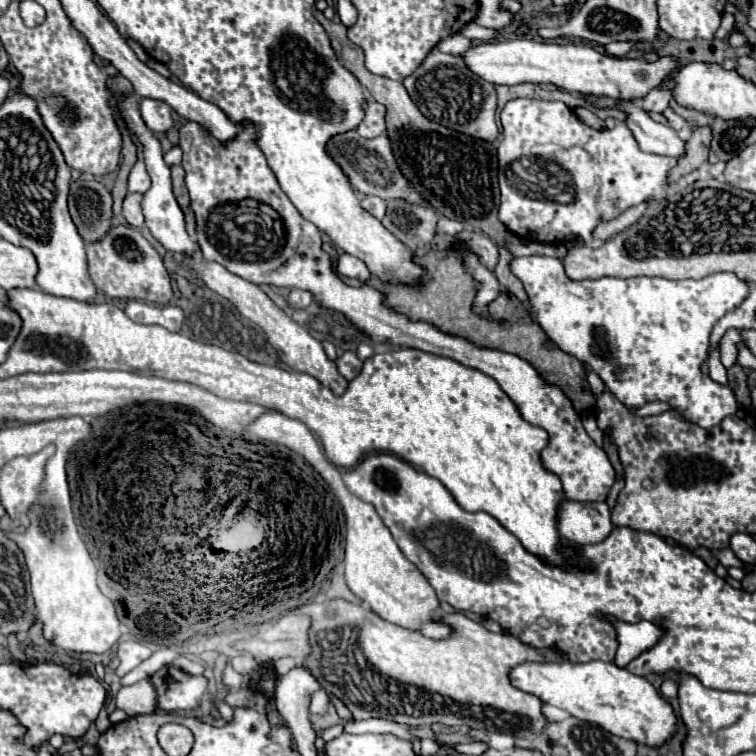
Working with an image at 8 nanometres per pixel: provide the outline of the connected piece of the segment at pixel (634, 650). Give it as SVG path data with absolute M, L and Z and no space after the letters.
M604 615L610 623L614 623L616 629L616 639L618 639L618 649L614 663L616 667L626 669L630 661L634 661L638 655L650 651L666 633L662 625L656 625L652 621L640 621L640 623L624 623L614 619L612 615Z

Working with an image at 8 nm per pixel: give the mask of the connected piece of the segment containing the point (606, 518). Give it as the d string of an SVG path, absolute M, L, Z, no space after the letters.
M566 501L558 511L558 531L564 539L578 545L604 541L612 531L610 507L606 503Z

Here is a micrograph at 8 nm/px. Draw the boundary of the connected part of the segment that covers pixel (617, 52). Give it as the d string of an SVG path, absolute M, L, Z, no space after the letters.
M615 41L606 45L604 47L604 51L606 51L606 53L608 53L610 56L624 57L632 49L633 45L634 44L630 43L629 41Z

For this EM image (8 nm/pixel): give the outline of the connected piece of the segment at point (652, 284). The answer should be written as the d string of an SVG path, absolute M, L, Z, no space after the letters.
M544 255L514 257L510 261L510 271L522 281L530 297L530 307L538 315L538 325L548 339L564 353L576 357L584 365L590 365L606 389L612 391L626 407L642 407L650 401L664 401L682 419L698 423L702 429L710 429L726 415L736 413L738 403L734 391L706 377L706 373L702 373L702 363L708 353L712 327L728 311L742 305L742 301L750 295L750 283L738 279L734 273L714 273L698 281L670 281L658 277L602 277L594 281L572 281L566 277L560 259Z

